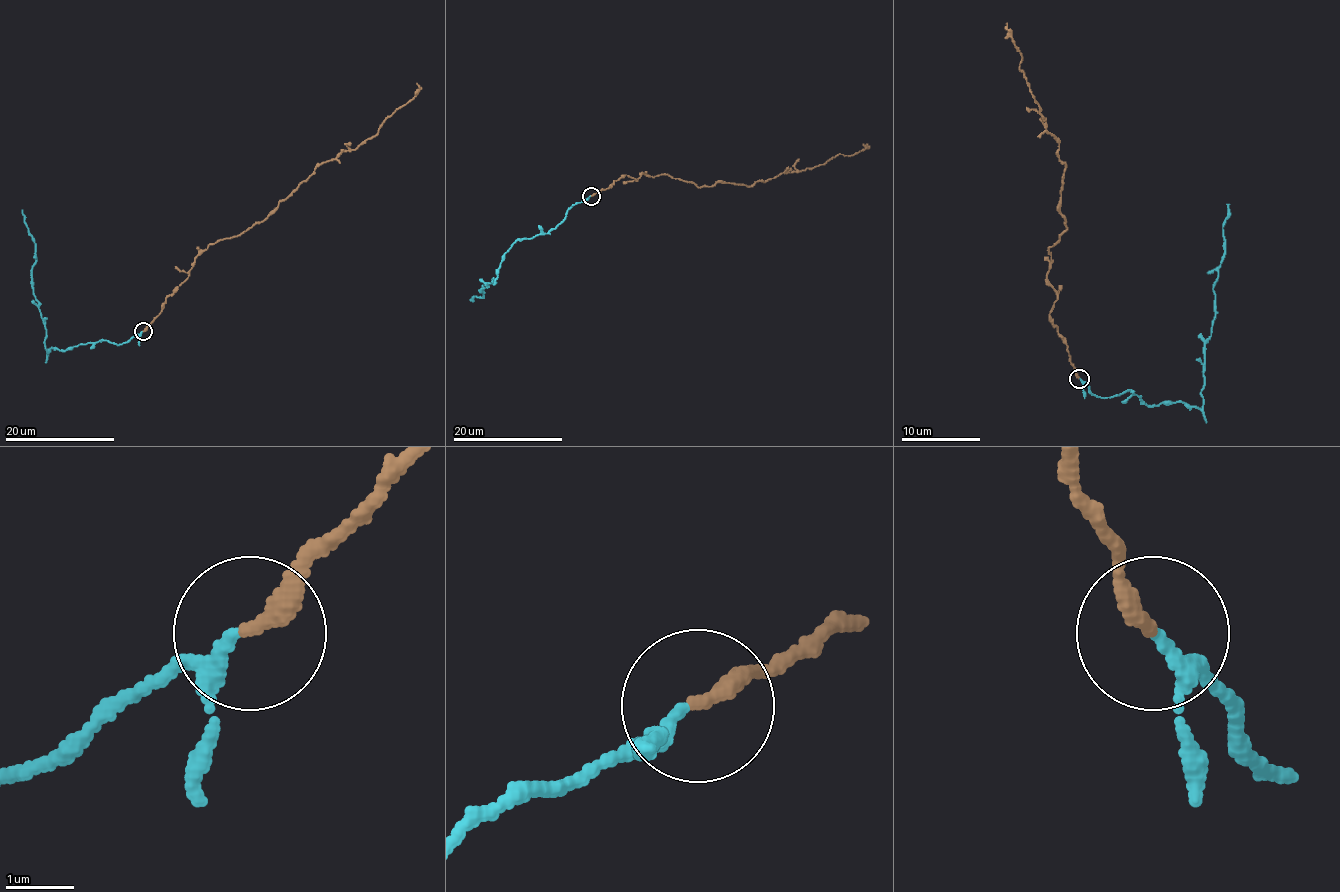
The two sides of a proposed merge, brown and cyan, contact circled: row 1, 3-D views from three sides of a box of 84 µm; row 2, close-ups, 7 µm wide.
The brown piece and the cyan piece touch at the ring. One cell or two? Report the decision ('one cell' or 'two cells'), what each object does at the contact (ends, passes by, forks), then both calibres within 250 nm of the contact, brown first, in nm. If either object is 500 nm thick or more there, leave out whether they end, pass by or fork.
one cell | brown ends | cyan passes by | 280/150 nm

